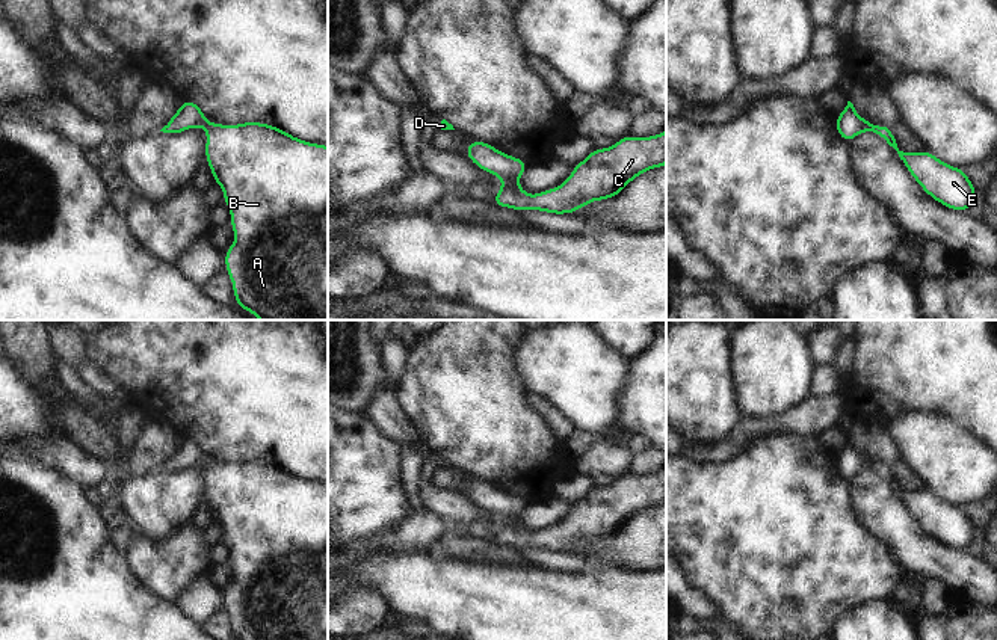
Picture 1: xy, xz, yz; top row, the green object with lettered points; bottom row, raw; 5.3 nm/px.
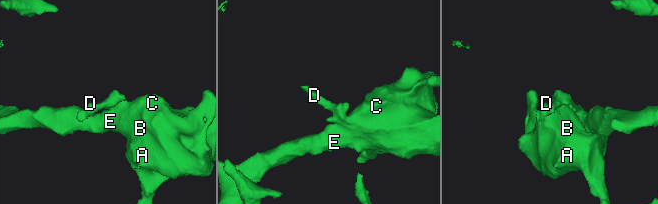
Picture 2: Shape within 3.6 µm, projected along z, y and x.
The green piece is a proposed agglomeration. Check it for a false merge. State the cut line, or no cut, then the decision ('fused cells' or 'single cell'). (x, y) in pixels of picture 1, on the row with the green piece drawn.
no cut | single cell

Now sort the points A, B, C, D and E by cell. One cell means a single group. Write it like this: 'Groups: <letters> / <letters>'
Groups: A B C D E

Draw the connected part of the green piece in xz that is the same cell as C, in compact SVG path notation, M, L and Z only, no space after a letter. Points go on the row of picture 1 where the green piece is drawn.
M666 130L648 137L625 136L612 148L592 149L585 160L574 165L573 174L560 186L536 195L527 195L518 184L527 169L523 158L476 139L465 146L465 152L479 169L503 181L502 189L494 195L494 205L515 211L568 214L594 201L613 198L636 177L665 166Z

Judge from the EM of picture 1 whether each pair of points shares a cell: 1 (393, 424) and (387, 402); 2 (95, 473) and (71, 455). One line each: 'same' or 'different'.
1: same
2: same

